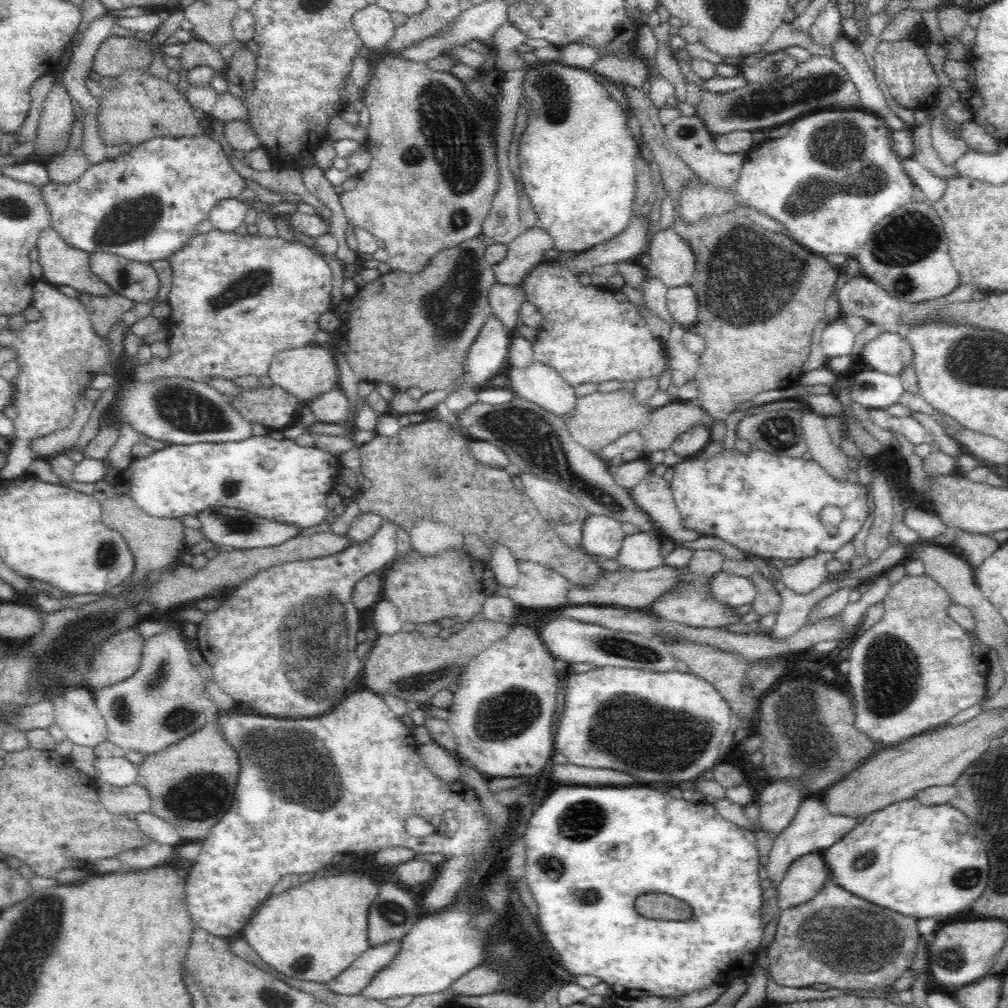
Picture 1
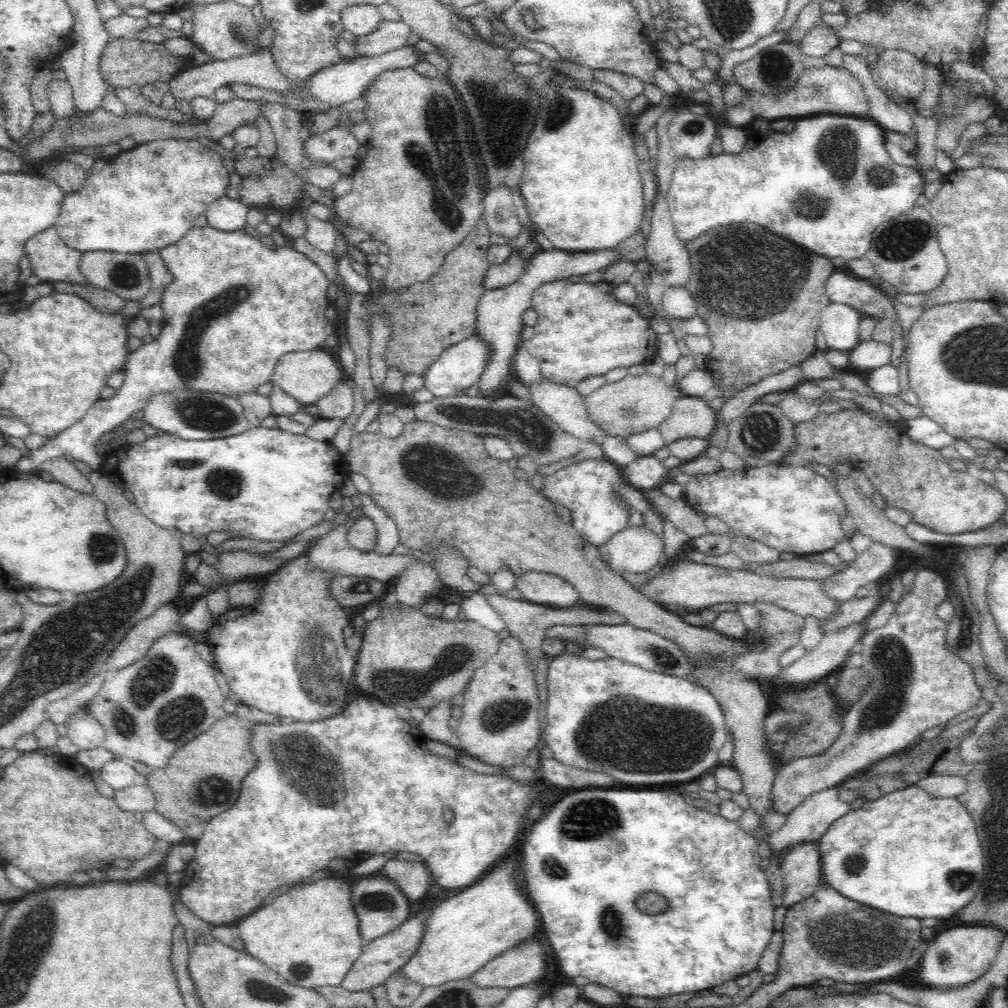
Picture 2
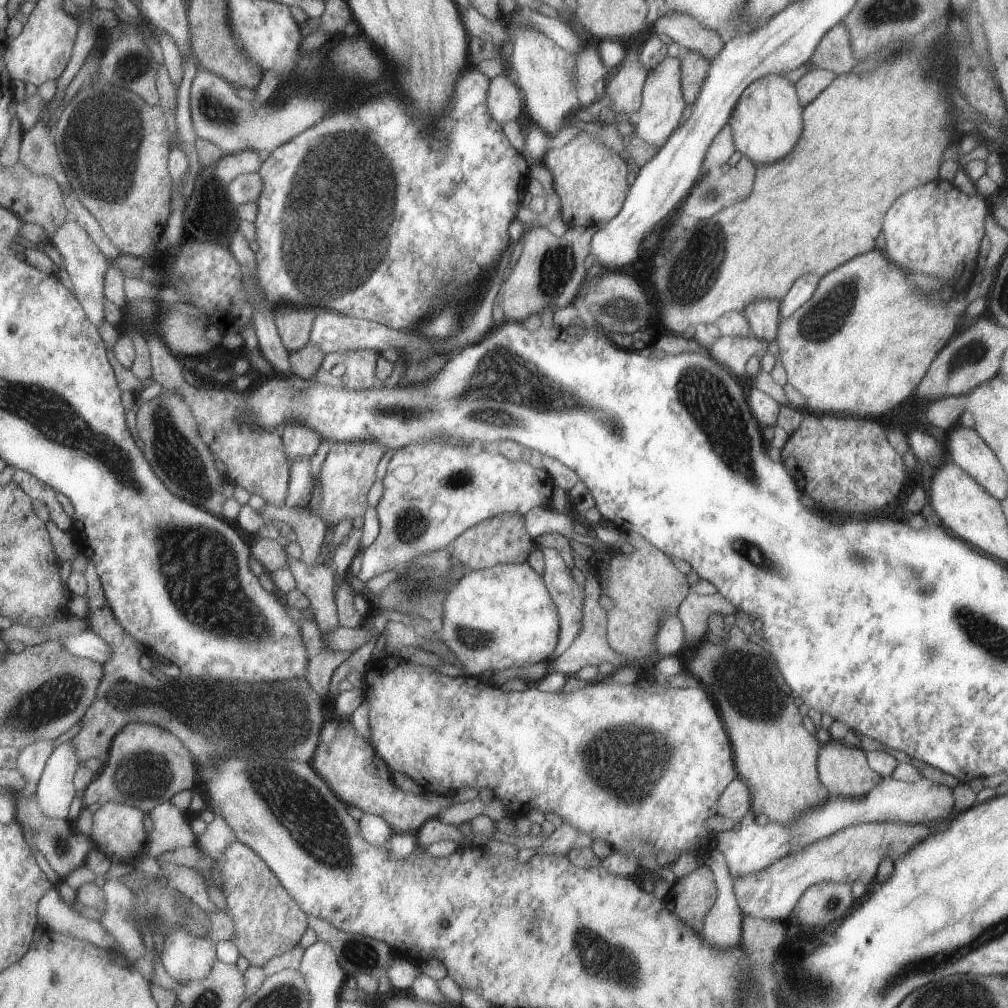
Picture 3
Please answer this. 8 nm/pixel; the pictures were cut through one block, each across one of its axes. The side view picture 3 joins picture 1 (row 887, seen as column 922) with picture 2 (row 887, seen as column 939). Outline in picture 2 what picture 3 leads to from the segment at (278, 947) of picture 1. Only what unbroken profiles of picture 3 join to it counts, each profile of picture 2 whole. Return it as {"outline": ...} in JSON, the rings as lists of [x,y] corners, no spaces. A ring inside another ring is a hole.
{"outline":[[[325,877],[310,884],[288,890],[277,896],[268,906],[260,907],[236,924],[240,939],[246,945],[246,952],[268,966],[274,973],[290,984],[315,989],[319,986],[341,986],[342,980],[362,954],[365,945],[360,935],[357,913],[352,903],[352,884],[335,877]]]}

